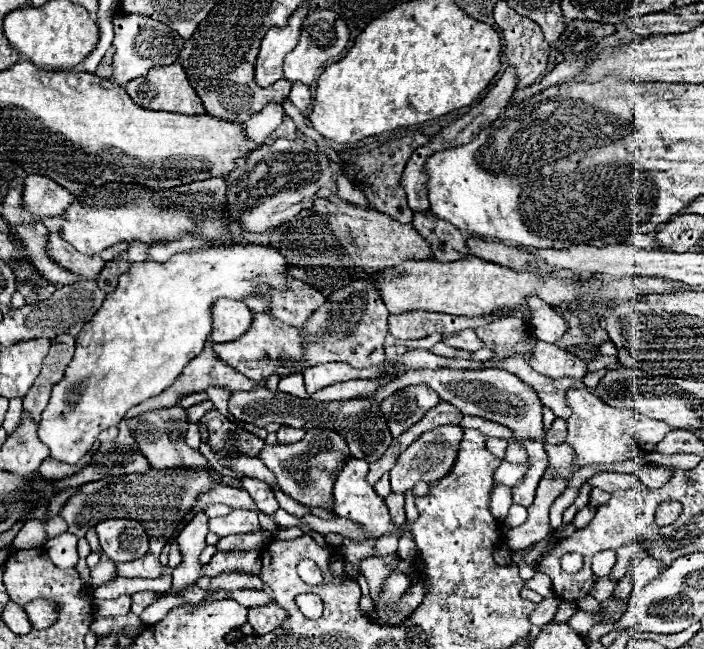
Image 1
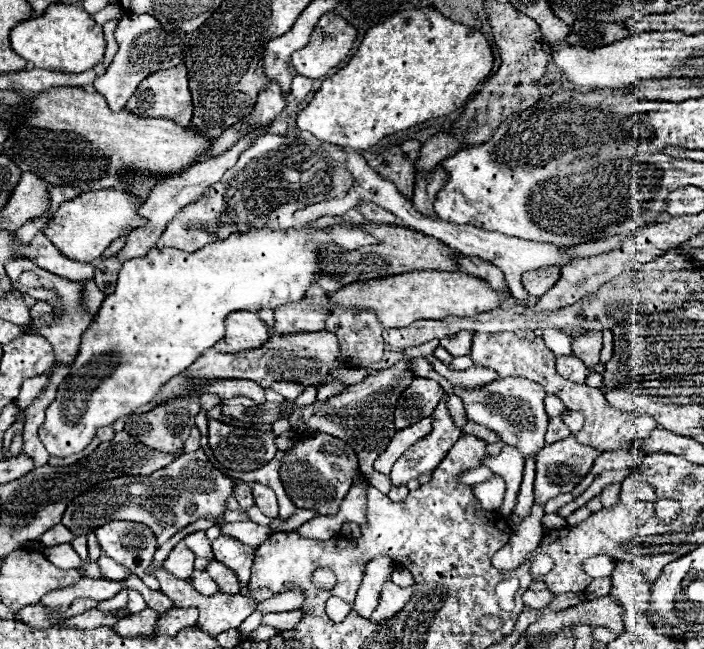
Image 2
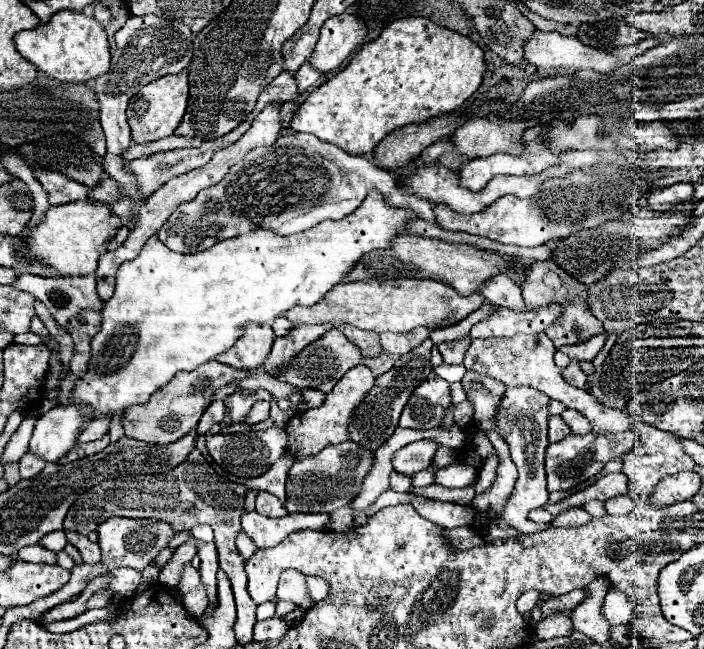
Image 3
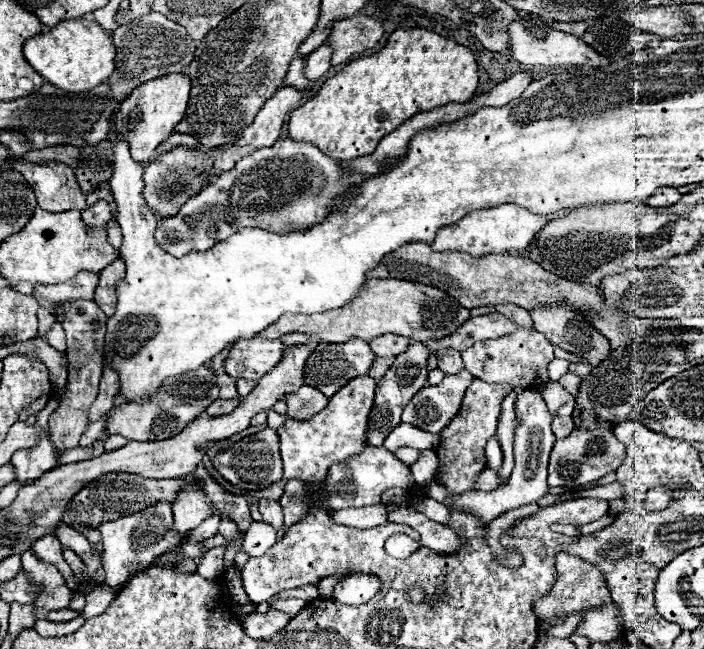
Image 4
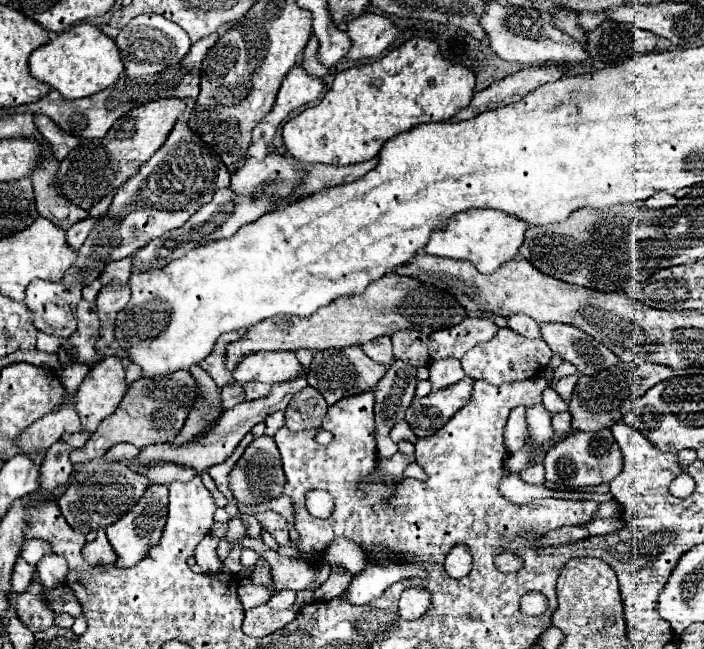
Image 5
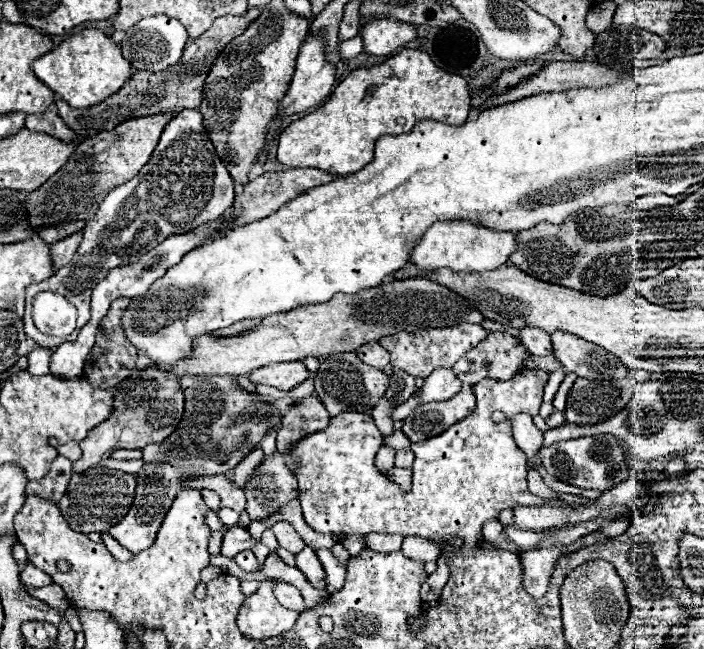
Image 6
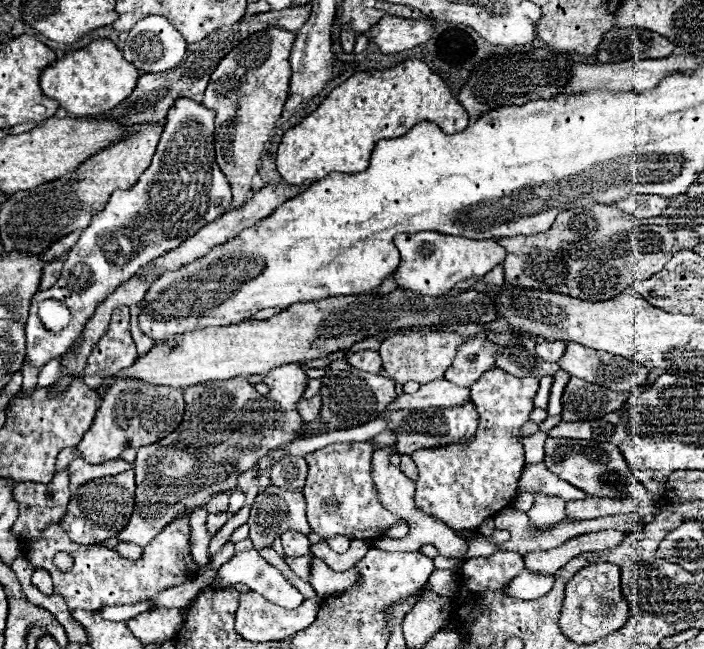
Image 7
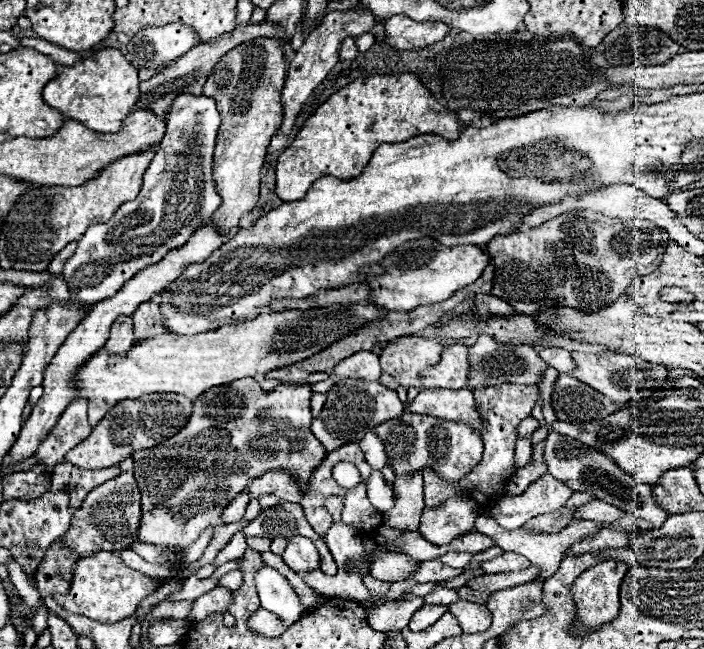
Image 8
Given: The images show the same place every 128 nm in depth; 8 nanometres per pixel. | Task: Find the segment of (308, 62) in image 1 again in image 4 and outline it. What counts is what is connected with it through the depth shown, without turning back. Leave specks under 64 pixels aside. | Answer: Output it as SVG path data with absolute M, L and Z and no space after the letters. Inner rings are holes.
M352 16L348 20L338 20L332 24L332 32L328 40L324 42L326 46L332 48L332 58L330 64L336 66L344 60L348 60L352 54L358 54L366 48L374 48L378 40L382 38L384 30L380 22L372 16Z

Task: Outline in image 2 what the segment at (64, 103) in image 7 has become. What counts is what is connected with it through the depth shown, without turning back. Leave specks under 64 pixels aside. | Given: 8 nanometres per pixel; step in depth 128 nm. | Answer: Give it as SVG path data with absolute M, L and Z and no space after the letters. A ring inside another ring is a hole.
M54 4L48 6L42 16L18 22L10 30L12 48L18 56L26 58L34 68L52 72L84 72L94 68L104 58L106 40L102 26L98 26L90 14L76 4Z

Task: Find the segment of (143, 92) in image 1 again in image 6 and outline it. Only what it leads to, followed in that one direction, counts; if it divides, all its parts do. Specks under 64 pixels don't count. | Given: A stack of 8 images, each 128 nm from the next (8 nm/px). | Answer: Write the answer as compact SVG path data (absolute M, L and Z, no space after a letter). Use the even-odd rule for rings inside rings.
M172 112L152 114L144 118L132 118L118 124L114 130L106 130L92 138L86 138L72 158L40 188L32 190L26 198L26 212L30 216L30 224L38 230L44 224L58 224L70 220L90 220L96 214L104 194L114 190L116 186L134 178L156 148L164 126L172 120Z

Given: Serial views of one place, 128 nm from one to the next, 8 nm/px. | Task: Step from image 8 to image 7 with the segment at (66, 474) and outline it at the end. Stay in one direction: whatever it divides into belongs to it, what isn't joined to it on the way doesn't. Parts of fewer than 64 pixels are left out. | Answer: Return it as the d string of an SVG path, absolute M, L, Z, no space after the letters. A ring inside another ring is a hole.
M64 448L64 450L60 450L58 460L56 460L56 468L62 470L64 466L68 466L68 464L70 464L72 460L76 460L76 458L80 458L80 452L78 452L76 448Z

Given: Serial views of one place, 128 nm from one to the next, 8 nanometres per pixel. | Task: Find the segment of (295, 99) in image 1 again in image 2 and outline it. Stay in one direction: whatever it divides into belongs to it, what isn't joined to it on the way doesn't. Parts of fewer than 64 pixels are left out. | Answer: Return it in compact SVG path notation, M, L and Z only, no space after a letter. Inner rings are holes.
M296 76L294 78L294 82L292 82L292 96L298 100L298 102L302 102L302 100L306 100L306 96L310 94L310 90L312 90L312 80L308 80L308 78L304 78L304 76Z

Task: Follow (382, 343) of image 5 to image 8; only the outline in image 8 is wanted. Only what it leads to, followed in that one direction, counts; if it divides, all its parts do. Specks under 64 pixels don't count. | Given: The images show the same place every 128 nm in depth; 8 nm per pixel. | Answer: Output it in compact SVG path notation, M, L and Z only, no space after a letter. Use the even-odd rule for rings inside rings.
M368 350L344 358L338 366L334 366L332 372L338 378L362 378L362 380L378 380L382 374L378 356Z

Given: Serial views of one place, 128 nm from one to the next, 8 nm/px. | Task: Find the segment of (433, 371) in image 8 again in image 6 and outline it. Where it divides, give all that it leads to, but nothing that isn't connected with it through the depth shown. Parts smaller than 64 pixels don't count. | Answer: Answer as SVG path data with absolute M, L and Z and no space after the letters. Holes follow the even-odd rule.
M490 332L454 364L454 372L464 384L476 384L482 378L508 380L522 372L524 358L530 358L530 352L514 336Z

